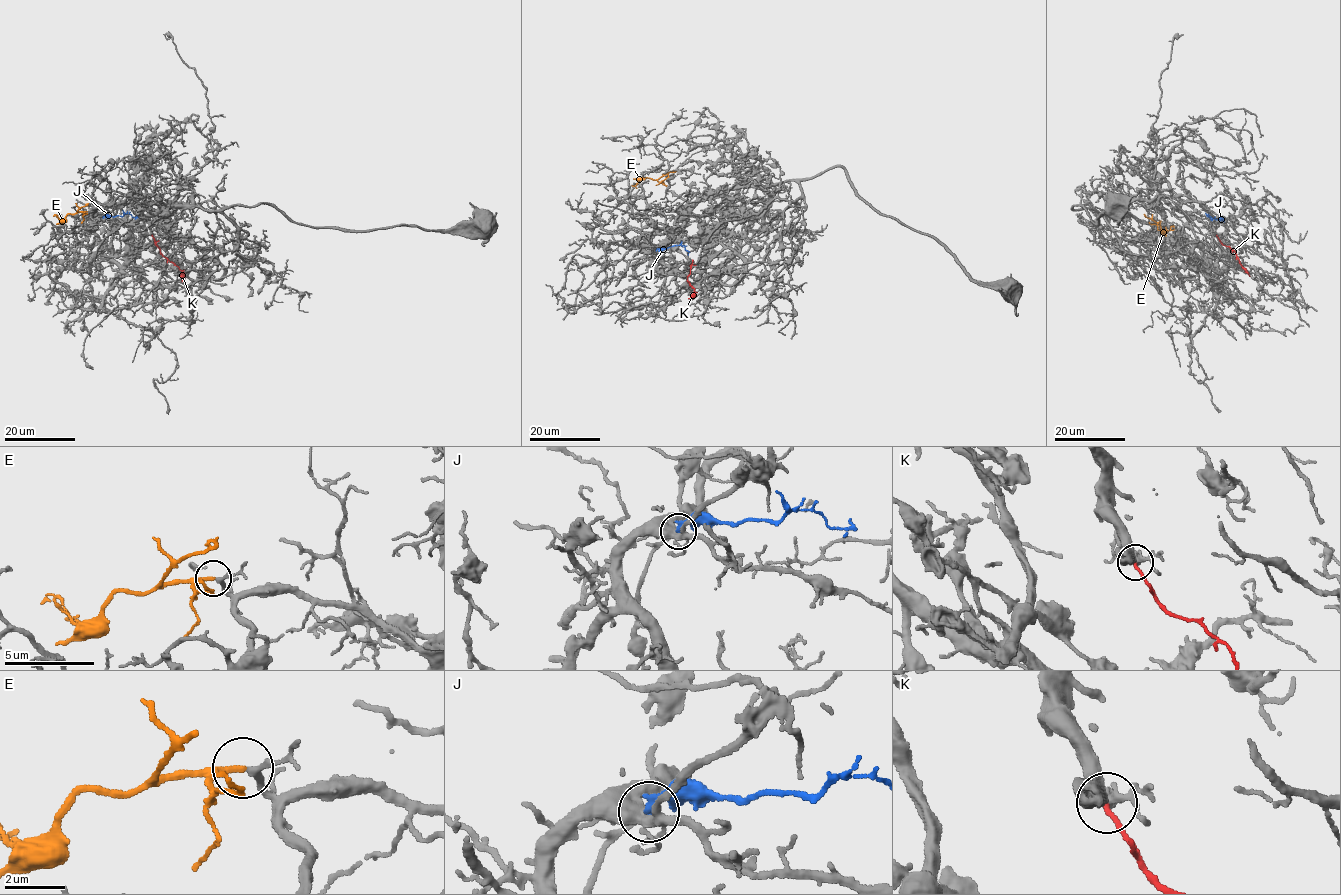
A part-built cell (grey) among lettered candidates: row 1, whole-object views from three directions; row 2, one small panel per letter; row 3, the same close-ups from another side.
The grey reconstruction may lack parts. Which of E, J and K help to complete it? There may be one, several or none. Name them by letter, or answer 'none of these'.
E

